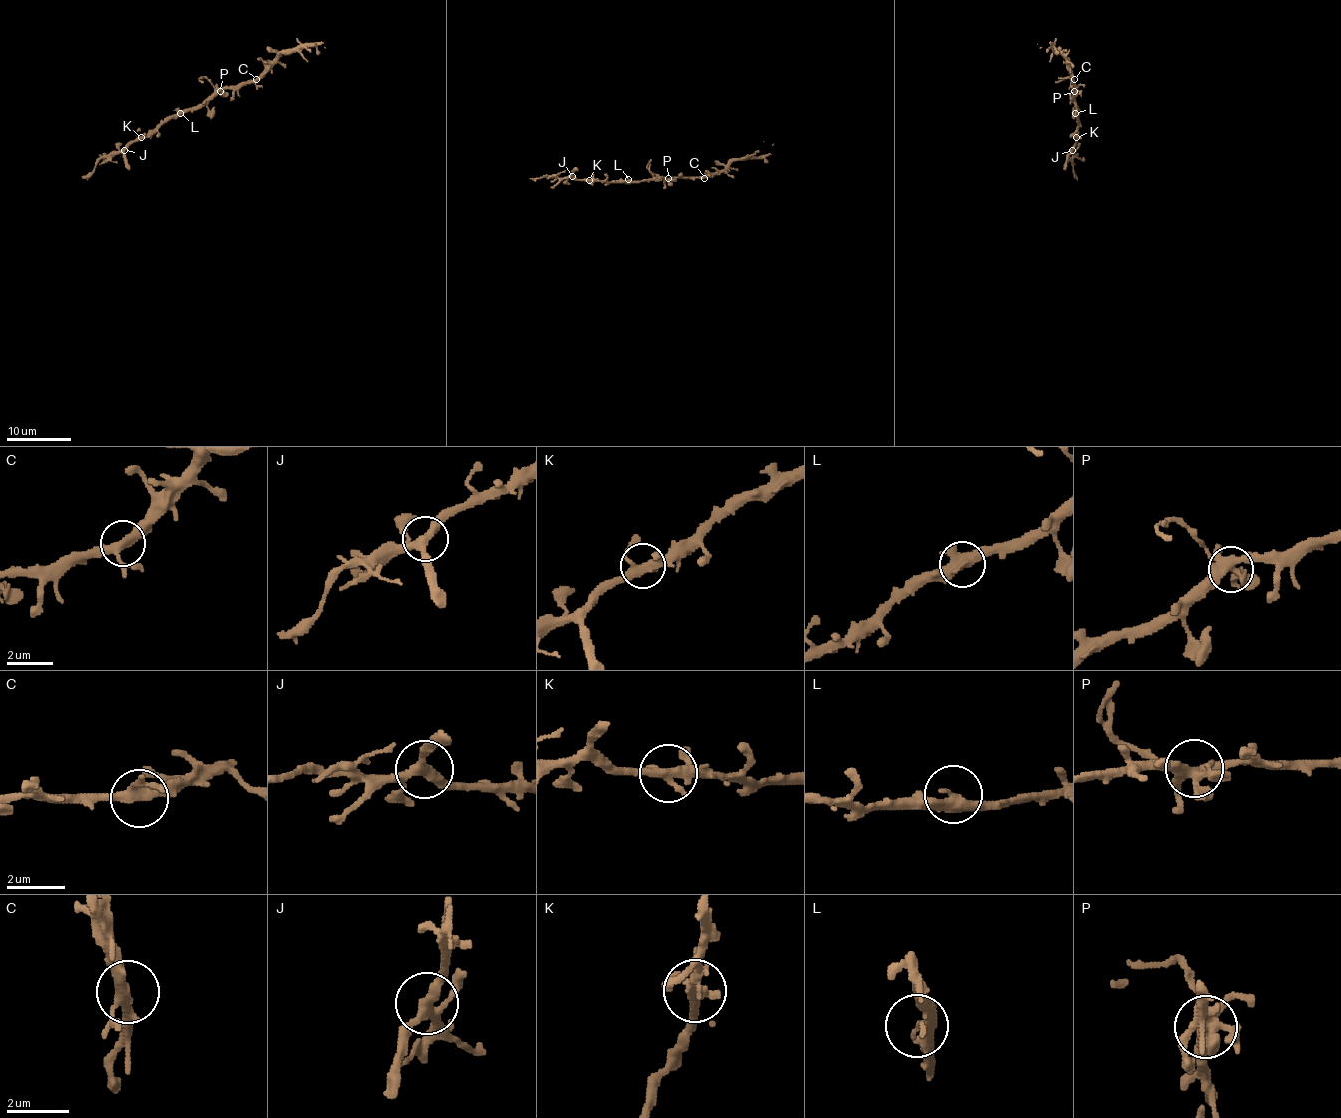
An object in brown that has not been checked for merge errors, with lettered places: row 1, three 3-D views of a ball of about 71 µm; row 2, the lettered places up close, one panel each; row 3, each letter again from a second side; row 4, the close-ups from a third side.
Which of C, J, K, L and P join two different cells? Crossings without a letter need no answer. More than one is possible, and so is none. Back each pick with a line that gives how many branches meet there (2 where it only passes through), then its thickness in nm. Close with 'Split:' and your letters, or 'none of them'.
Split: none of them

